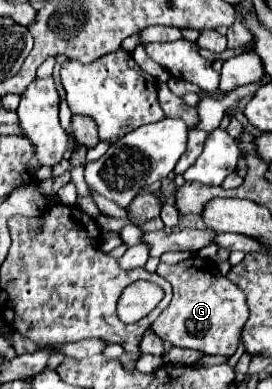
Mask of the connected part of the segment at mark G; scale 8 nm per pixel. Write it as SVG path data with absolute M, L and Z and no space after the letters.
M191 257L177 265L159 263L157 275L165 277L173 285L171 305L155 319L151 329L175 347L187 347L205 355L231 357L241 341L241 329L249 317L245 293L231 283L211 259Z

